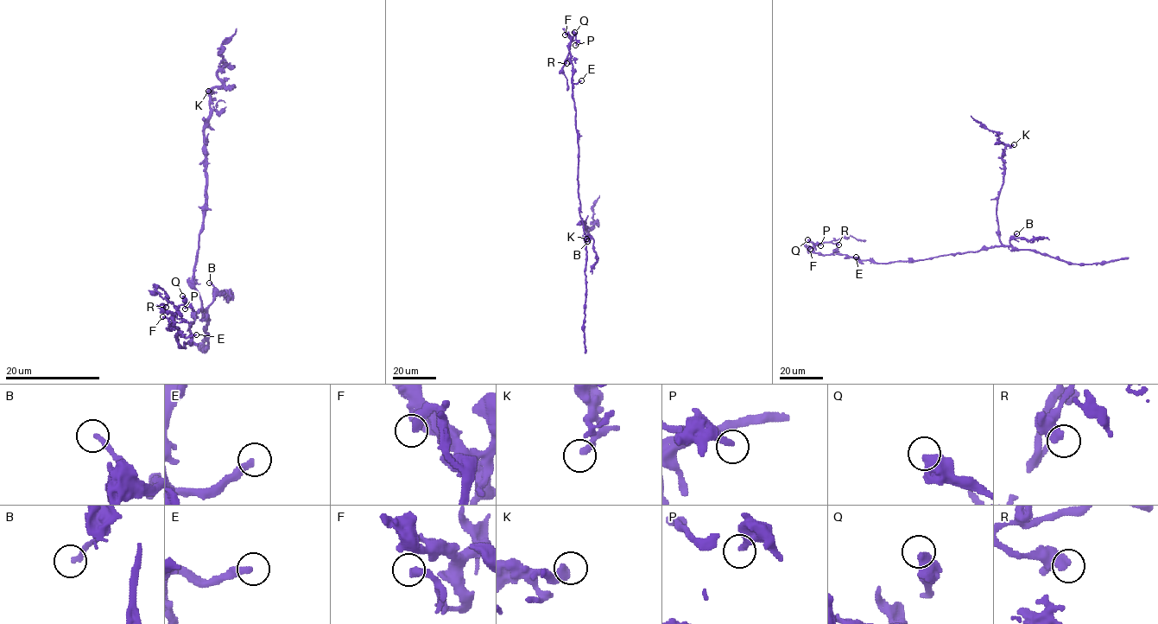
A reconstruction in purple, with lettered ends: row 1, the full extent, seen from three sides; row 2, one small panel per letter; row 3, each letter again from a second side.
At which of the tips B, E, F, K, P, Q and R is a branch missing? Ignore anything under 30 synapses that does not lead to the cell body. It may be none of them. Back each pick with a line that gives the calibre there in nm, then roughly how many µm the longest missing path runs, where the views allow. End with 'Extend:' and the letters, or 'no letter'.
E: calibre 340 nm; missing 10 µm
Extend: E

